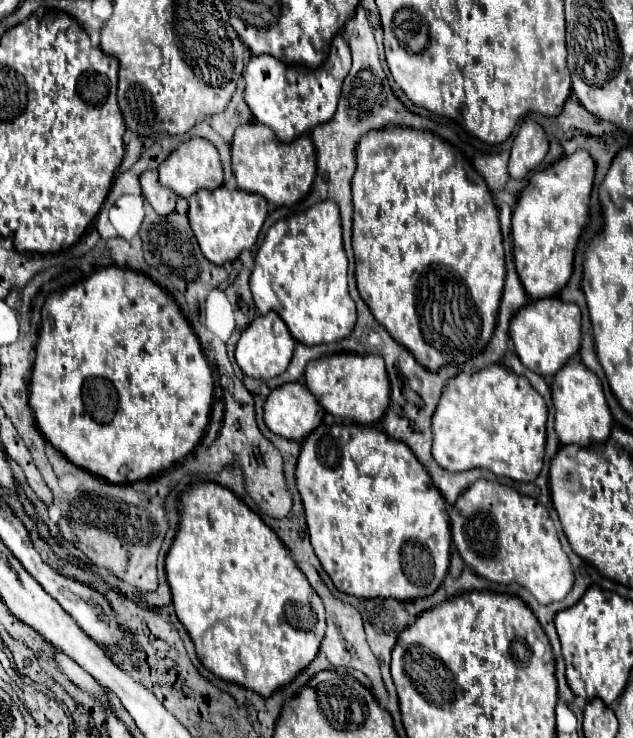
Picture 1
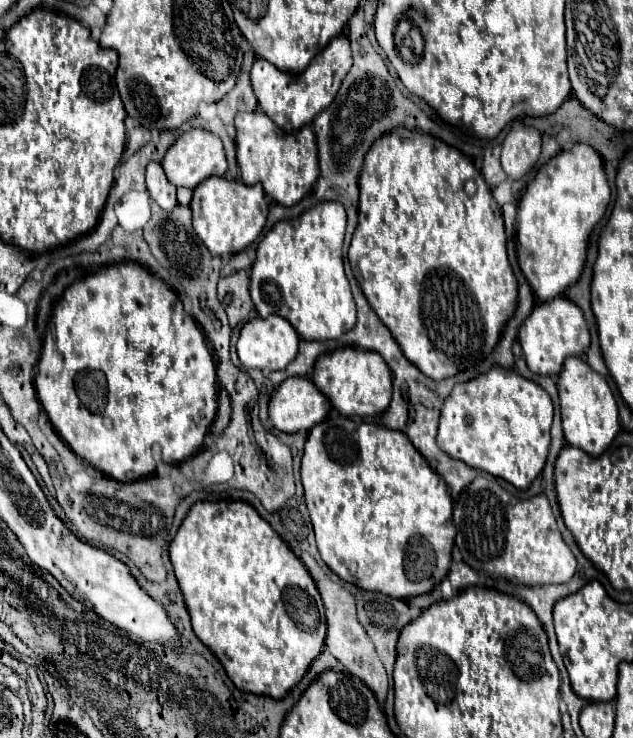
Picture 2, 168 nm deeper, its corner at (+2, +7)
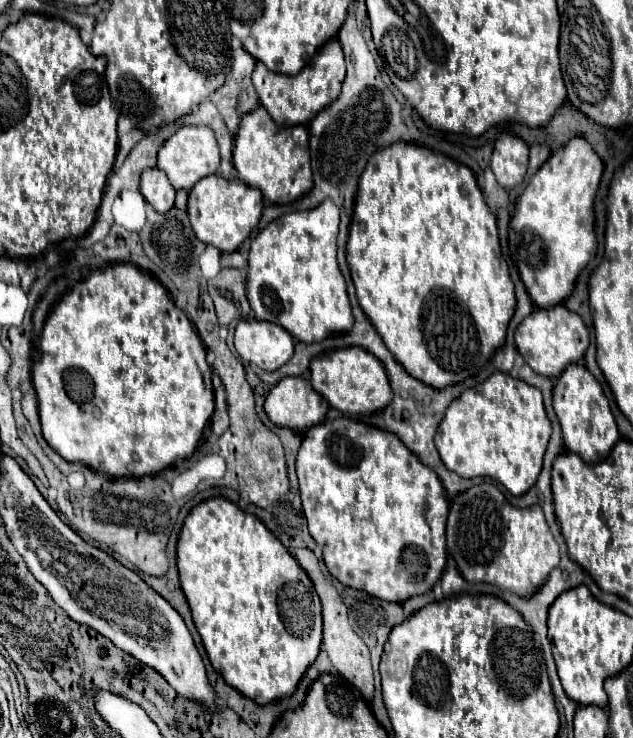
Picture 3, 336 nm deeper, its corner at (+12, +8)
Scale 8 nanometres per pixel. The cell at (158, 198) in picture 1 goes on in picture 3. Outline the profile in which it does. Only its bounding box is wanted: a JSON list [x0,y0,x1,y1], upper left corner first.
[140,168,176,212]

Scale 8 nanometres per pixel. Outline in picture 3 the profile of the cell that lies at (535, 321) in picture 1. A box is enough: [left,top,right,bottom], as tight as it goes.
[514,304,590,378]

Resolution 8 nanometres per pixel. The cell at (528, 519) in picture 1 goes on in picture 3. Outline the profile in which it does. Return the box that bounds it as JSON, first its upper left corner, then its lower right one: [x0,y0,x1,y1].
[448,484,560,598]

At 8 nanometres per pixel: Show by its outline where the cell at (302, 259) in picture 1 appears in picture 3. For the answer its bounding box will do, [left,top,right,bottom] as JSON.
[246,200,354,344]

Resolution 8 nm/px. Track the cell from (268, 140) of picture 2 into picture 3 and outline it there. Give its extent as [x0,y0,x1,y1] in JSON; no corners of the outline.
[234,106,314,204]

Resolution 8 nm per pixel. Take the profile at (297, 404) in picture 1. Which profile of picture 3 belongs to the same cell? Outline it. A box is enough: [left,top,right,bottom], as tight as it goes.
[266,378,328,430]

